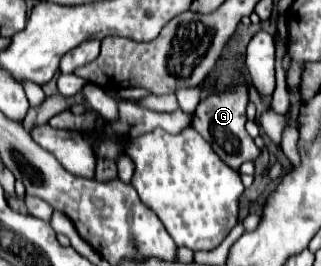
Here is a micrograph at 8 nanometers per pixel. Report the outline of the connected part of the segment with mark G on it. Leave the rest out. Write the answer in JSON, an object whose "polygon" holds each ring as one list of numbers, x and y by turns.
{"polygon":[[240,87,230,93,210,95,208,99,200,101,200,105,196,109,196,119,194,119,194,129,206,139,206,143,210,143,210,147,216,151,216,155,226,165,230,165,234,171,238,171,240,163,254,161,260,155,260,149,254,145,254,139,244,129,246,105,248,105,246,87]]}

